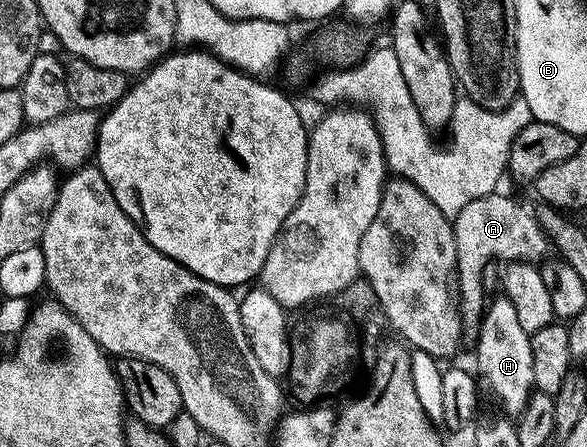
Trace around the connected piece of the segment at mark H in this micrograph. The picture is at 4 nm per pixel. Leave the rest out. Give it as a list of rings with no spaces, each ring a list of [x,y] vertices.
[[[505,296],[498,297],[492,297],[482,311],[483,323],[479,326],[479,339],[475,342],[475,358],[479,361],[477,374],[482,385],[486,389],[488,386],[495,393],[496,400],[503,405],[502,413],[518,416],[535,390],[531,335],[521,328],[512,302]]]

